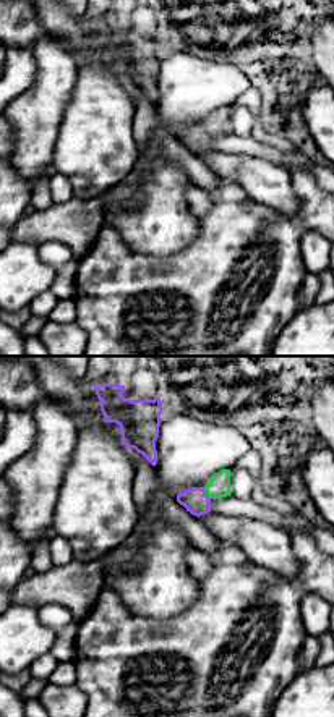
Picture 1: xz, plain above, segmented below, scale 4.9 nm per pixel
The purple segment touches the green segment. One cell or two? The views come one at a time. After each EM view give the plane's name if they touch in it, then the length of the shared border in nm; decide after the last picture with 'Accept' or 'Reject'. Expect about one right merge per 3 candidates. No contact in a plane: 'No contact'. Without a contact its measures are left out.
Touches purple in xz. Shared border 70 nm

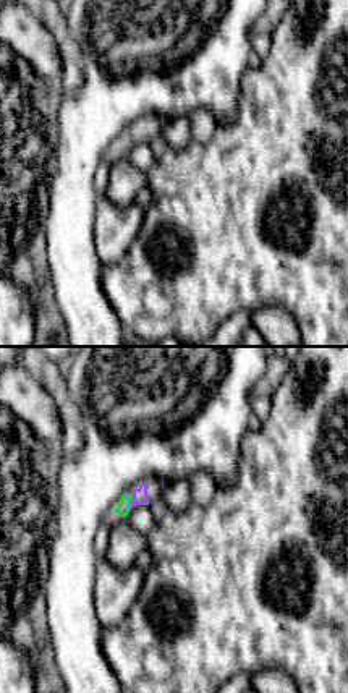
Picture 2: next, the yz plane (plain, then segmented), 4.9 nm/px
Touches purple in yz. Shared border 70 nm

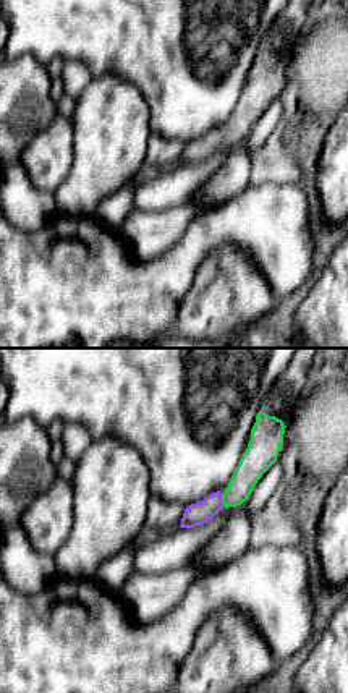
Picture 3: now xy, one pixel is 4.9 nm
Touches purple in xy. Shared border 60 nm

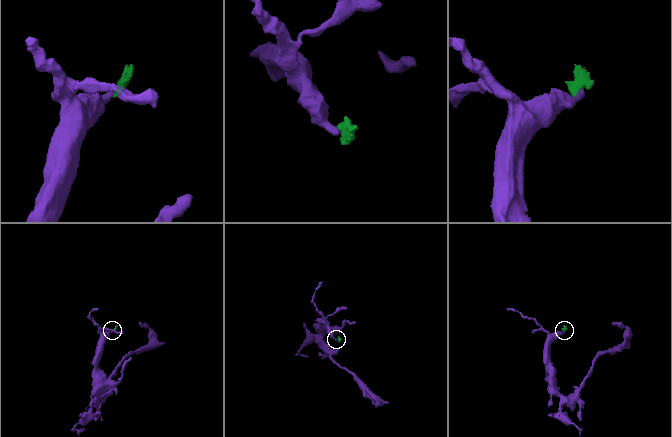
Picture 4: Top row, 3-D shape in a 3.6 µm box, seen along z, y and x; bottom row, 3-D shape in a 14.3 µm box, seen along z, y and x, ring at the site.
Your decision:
Accept

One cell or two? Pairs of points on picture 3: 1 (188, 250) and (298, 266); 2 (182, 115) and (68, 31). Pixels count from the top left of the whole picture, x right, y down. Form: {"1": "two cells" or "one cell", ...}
{"1": "one cell", "2": "one cell"}

